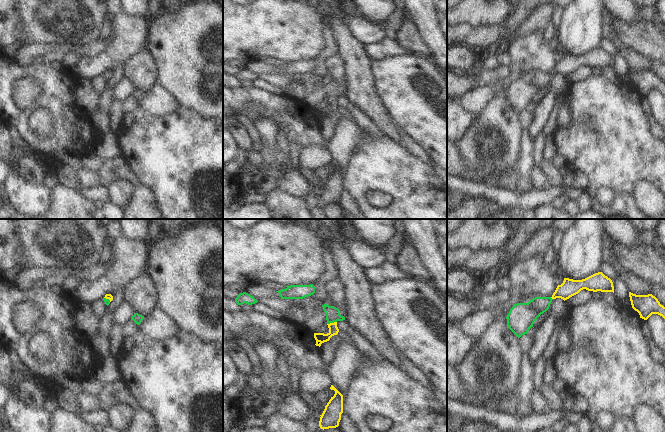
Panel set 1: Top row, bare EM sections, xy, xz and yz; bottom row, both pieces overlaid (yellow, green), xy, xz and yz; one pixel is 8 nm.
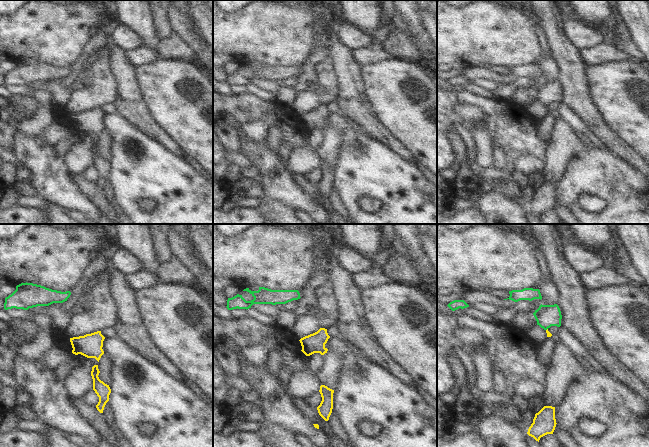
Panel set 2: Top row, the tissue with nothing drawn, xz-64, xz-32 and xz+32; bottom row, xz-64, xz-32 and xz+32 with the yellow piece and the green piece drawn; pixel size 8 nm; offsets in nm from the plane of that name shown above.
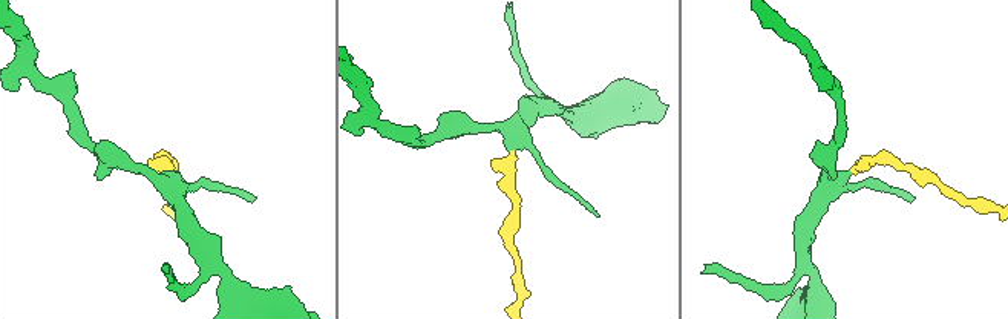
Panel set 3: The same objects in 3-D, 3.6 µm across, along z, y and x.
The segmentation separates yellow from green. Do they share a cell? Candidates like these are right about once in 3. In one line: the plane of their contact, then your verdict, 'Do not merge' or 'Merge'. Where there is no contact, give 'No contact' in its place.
Touches yellow in xz. Merge.

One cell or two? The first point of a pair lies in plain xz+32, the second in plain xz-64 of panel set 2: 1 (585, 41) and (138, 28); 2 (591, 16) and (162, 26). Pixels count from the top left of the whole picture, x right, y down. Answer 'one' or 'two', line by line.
1: two
2: two

